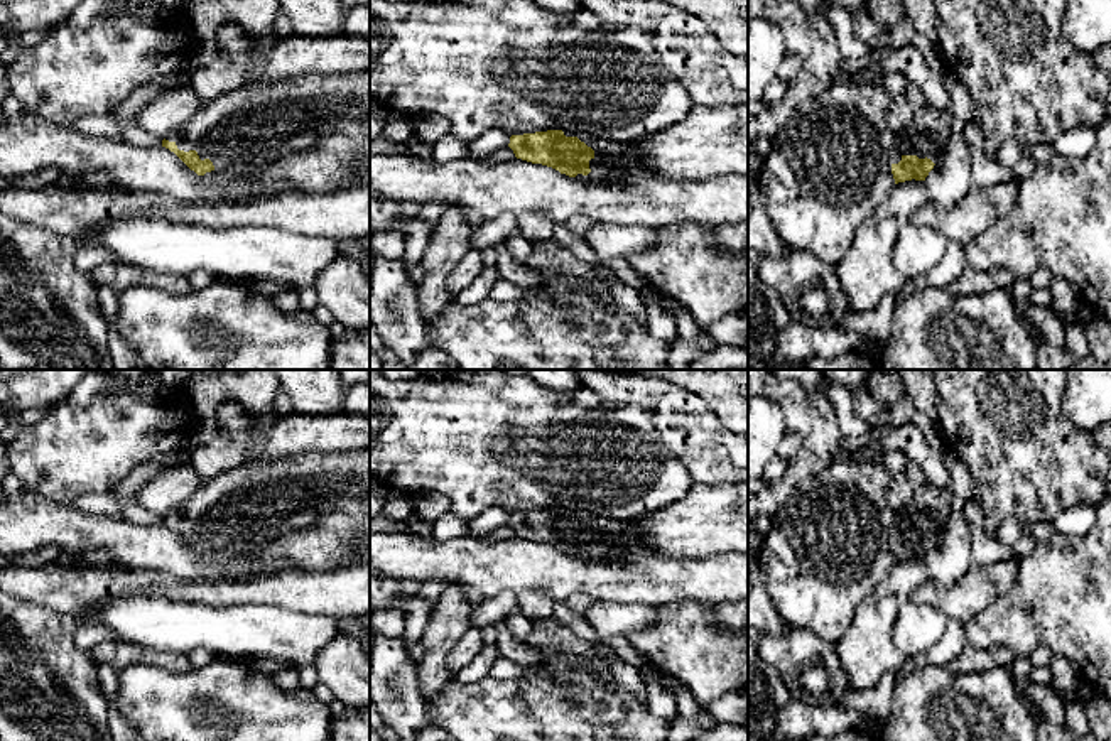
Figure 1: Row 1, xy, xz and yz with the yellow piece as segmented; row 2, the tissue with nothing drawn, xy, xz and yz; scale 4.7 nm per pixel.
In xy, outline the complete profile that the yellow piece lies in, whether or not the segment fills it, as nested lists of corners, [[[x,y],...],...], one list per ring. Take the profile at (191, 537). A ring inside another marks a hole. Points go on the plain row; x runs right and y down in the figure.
[[[370,447],[341,452],[307,451],[225,471],[162,518],[191,549],[204,554],[235,542],[272,540],[309,527],[321,515],[370,513]]]

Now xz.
[[[567,508],[512,513],[517,537],[542,542],[586,560],[604,560],[630,552],[650,552],[638,535],[638,520],[608,520]]]

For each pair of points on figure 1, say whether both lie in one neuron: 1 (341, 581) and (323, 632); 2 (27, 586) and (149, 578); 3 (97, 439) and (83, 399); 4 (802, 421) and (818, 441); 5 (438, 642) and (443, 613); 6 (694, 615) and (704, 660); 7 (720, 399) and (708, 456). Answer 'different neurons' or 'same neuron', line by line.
1: different neurons
2: same neuron
3: different neurons
4: same neuron
5: same neuron
6: same neuron
7: different neurons

